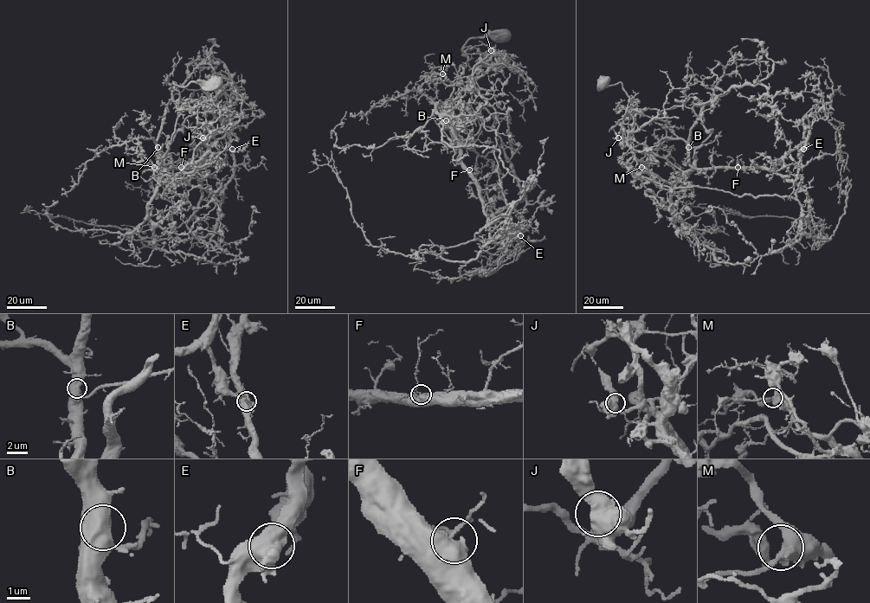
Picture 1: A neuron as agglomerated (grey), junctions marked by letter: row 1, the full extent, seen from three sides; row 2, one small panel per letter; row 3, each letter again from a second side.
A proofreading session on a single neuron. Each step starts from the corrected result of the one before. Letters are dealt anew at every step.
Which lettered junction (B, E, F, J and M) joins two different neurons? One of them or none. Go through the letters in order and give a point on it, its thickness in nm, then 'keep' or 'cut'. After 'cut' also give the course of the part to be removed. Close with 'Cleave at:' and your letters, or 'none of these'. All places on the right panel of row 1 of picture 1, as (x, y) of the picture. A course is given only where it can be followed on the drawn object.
B: (688, 147) | 550 nm | keep
E: (803, 149) | 600 nm | cut | (804, 149), (794, 185), (799, 228), (828, 240), (821, 240), (823, 227), (812, 221), (743, 216), (719, 205)
F: (737, 167) | 440 nm | keep
J: (618, 137) | 550 nm | keep
M: (641, 167) | 550 nm | keep
Cleave at: E

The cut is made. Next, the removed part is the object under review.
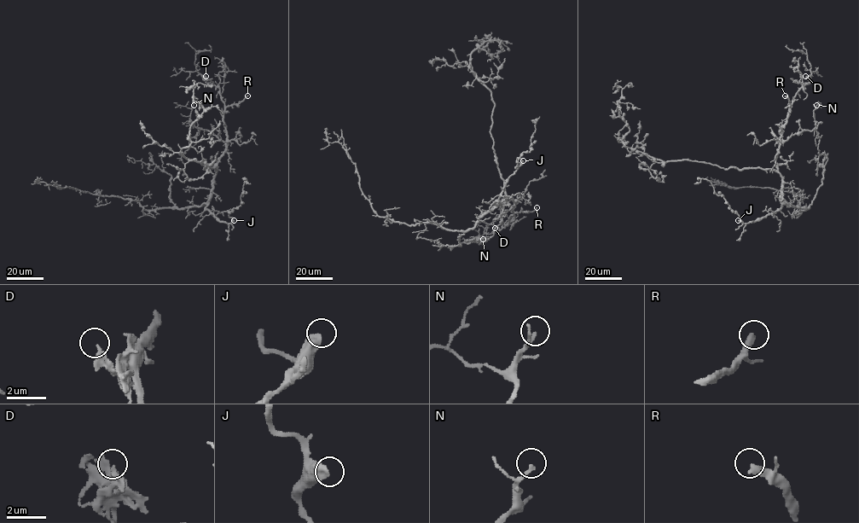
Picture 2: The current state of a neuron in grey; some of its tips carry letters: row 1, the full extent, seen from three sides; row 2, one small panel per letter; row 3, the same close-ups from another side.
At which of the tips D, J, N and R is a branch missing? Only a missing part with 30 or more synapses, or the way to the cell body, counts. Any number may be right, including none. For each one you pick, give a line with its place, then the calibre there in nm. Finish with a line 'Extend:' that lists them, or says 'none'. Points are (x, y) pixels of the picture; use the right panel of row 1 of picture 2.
R: at (785, 95); 380 nm thick
Extend: R

